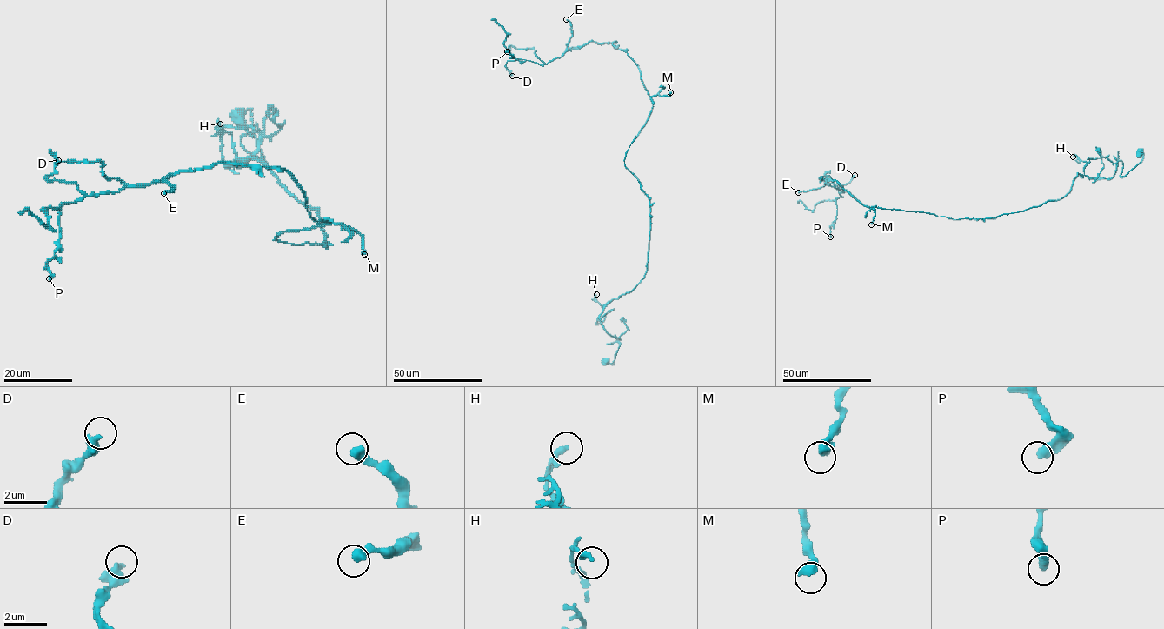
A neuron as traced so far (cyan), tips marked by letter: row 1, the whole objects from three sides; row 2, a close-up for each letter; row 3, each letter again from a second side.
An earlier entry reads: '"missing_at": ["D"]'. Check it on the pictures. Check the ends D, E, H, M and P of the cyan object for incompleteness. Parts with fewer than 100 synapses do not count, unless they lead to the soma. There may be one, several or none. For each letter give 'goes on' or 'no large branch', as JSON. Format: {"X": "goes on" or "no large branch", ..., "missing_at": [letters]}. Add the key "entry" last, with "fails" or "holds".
{"D": "no large branch", "E": "no large branch", "H": "no large branch", "M": "no large branch", "P": "no large branch", "missing_at": [], "entry": "fails"}

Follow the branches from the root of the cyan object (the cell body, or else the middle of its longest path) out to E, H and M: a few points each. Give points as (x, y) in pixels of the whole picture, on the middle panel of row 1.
E: (604, 361), (599, 316), (647, 270), (624, 158), (652, 99), (623, 50), (568, 50), (566, 19)
H: (604, 361), (613, 364), (620, 343), (607, 344), (617, 339), (599, 319), (604, 305), (596, 294)
M: (604, 361), (620, 343), (599, 316), (648, 261), (649, 198), (624, 158), (650, 97), (670, 92)

